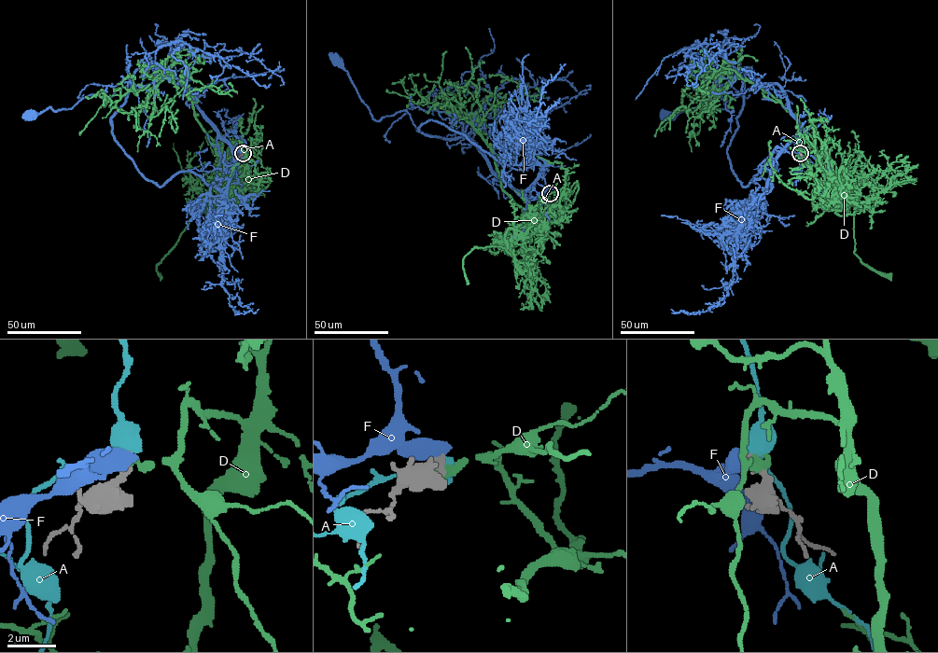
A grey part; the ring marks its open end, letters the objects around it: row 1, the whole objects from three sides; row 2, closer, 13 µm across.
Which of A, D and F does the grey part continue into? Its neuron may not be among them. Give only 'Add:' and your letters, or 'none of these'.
Add: D

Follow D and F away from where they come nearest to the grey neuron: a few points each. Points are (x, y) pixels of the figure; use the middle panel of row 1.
D: (549, 193), (556, 199), (527, 225), (486, 142), (457, 115), (457, 89), (473, 71), (467, 48)
F: (549, 192), (541, 173), (524, 191), (513, 187), (467, 137), (421, 133), (406, 111), (375, 120), (334, 61)

